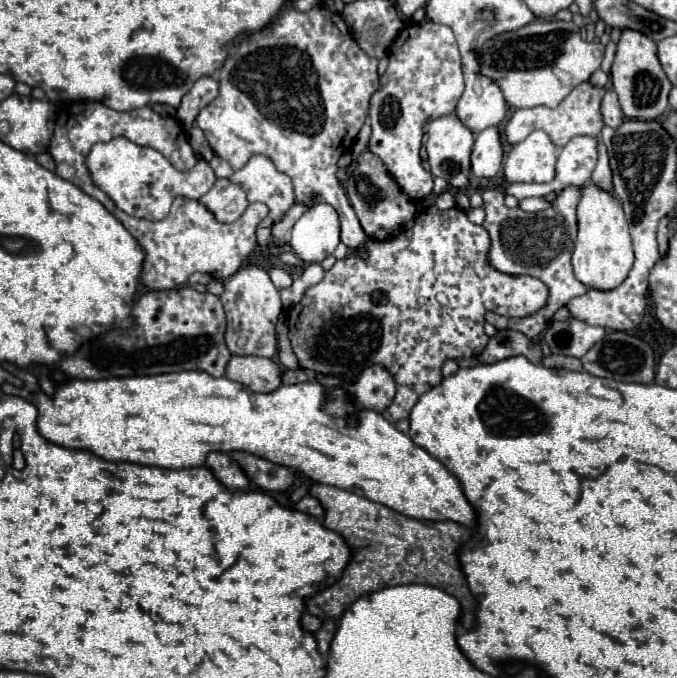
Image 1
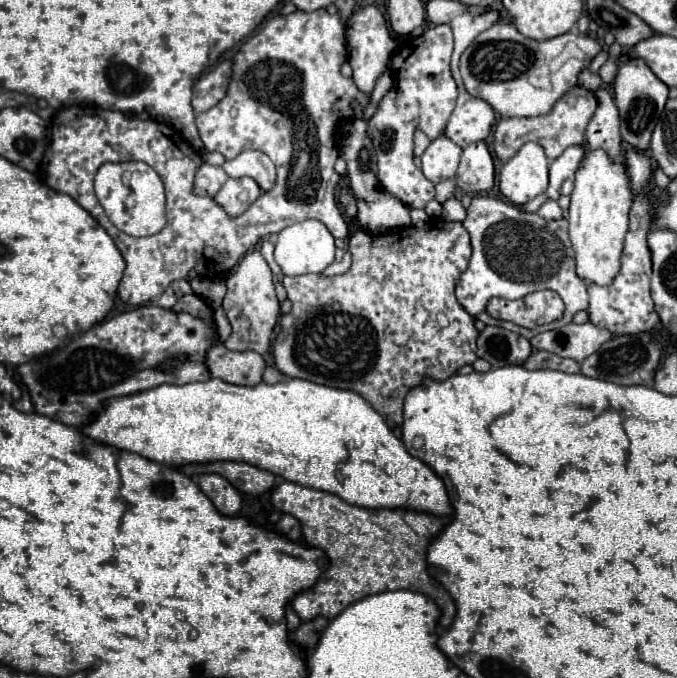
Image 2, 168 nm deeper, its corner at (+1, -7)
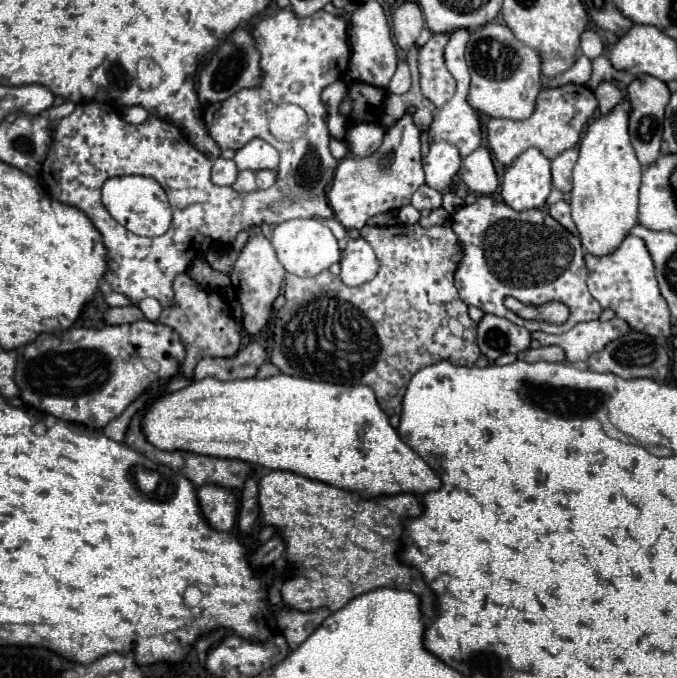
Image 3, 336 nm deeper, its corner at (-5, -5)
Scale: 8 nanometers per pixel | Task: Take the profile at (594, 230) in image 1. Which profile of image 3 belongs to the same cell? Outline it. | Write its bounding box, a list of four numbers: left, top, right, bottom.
[570,98,642,256]

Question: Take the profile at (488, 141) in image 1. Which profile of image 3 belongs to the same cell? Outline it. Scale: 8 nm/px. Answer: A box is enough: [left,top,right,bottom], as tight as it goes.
[460,148,498,194]

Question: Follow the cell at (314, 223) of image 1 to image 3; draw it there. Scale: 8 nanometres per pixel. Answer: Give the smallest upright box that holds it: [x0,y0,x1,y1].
[272,220,340,276]

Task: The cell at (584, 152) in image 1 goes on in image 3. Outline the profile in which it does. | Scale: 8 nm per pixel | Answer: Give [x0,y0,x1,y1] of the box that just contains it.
[552,148,576,192]

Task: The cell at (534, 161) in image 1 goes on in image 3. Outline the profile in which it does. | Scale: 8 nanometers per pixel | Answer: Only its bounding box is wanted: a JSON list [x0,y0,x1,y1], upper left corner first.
[502,148,550,212]

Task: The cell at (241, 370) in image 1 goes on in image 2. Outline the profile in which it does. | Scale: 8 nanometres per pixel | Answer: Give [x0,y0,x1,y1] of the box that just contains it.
[206,342,266,386]

